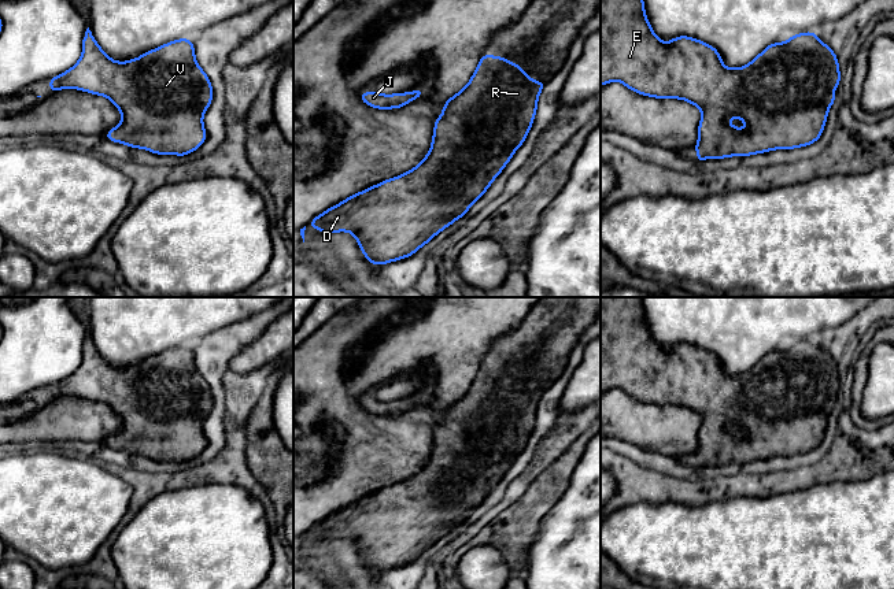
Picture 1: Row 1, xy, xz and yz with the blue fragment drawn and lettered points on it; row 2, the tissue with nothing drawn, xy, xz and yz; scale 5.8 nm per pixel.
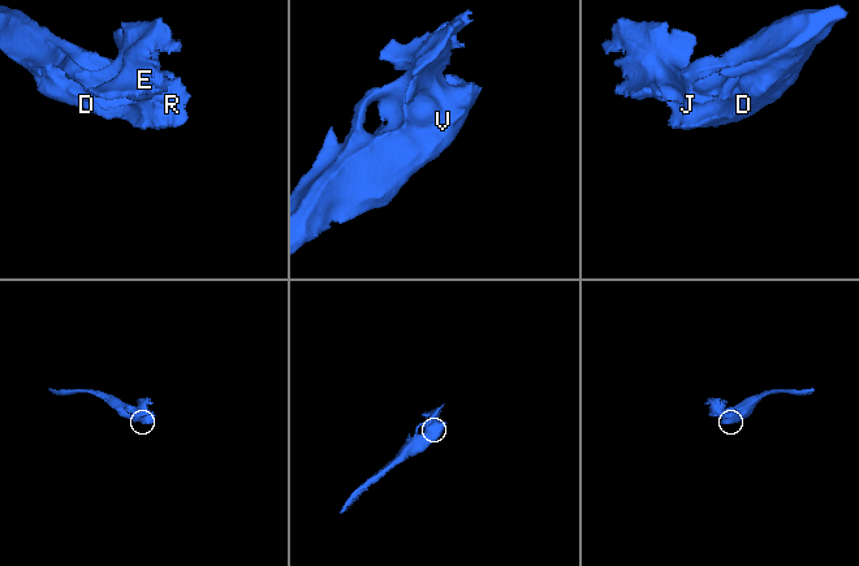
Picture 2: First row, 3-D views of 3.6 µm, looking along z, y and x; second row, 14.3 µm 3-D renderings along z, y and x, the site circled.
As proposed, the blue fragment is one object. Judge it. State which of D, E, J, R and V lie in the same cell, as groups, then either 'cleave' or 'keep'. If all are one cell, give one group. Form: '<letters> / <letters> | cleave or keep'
D E J R V | keep

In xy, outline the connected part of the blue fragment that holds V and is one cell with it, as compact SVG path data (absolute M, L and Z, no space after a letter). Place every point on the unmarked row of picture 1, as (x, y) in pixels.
M88 334L80 367L70 377L51 385L48 392L51 400L80 396L110 405L122 421L121 430L104 441L104 445L114 449L156 462L186 463L207 445L203 422L213 408L213 393L196 368L189 345L163 351L137 366L115 368L99 353Z

